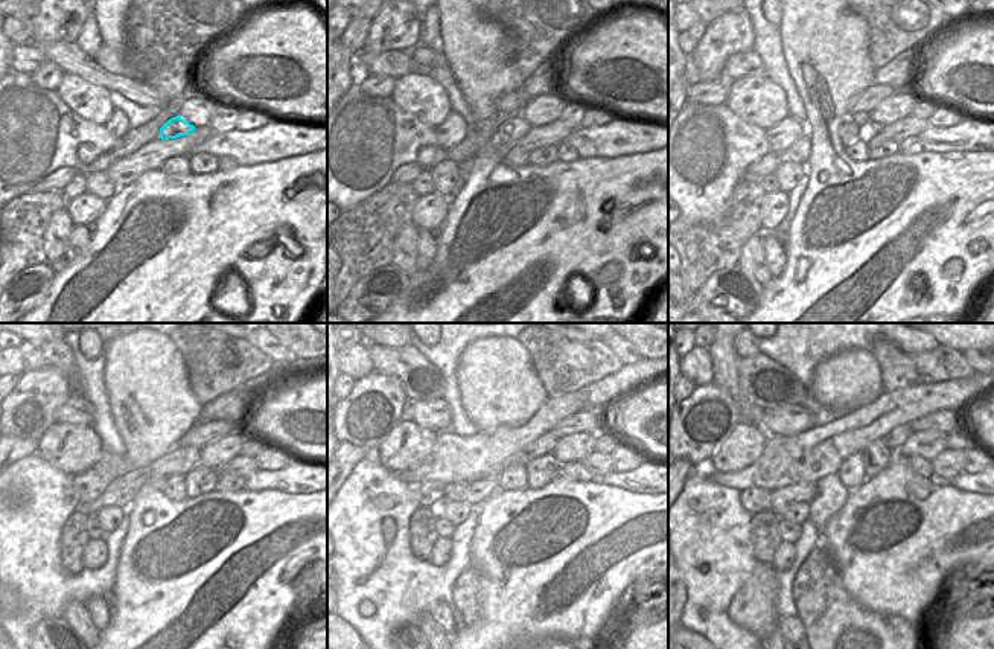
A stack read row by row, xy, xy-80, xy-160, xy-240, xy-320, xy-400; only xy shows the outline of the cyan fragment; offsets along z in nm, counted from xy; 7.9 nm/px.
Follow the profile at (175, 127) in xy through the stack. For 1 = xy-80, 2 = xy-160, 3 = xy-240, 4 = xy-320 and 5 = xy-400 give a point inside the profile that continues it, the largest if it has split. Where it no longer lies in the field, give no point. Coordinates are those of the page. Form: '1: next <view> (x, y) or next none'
1: next xy-80 (513, 128)
2: next xy-160 (850, 131)
3: next xy-240 (159, 485)
4: next xy-320 (474, 491)
5: next xy-400 (781, 498)

